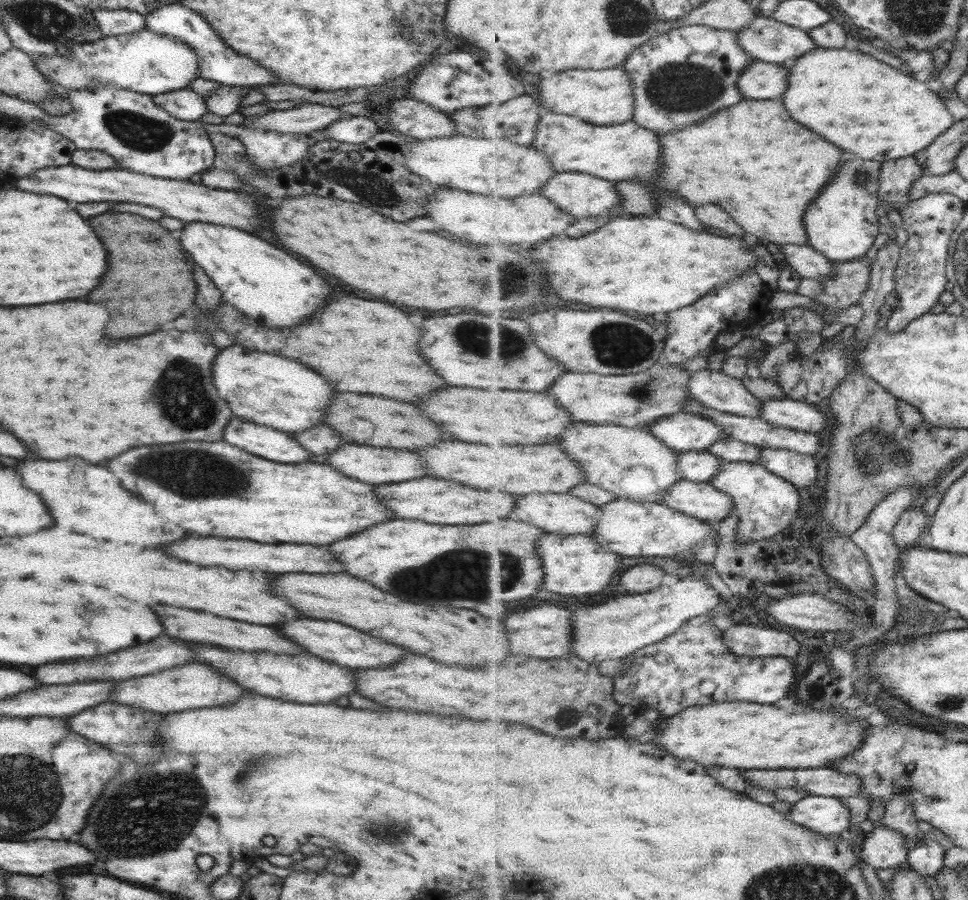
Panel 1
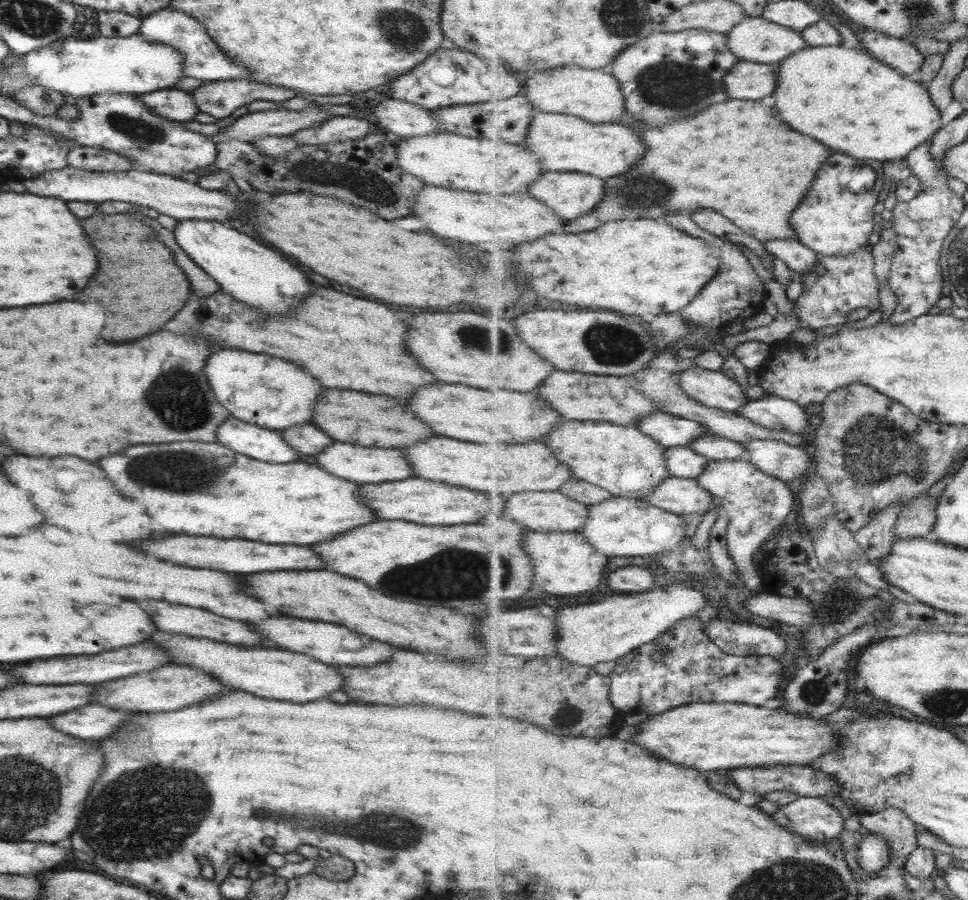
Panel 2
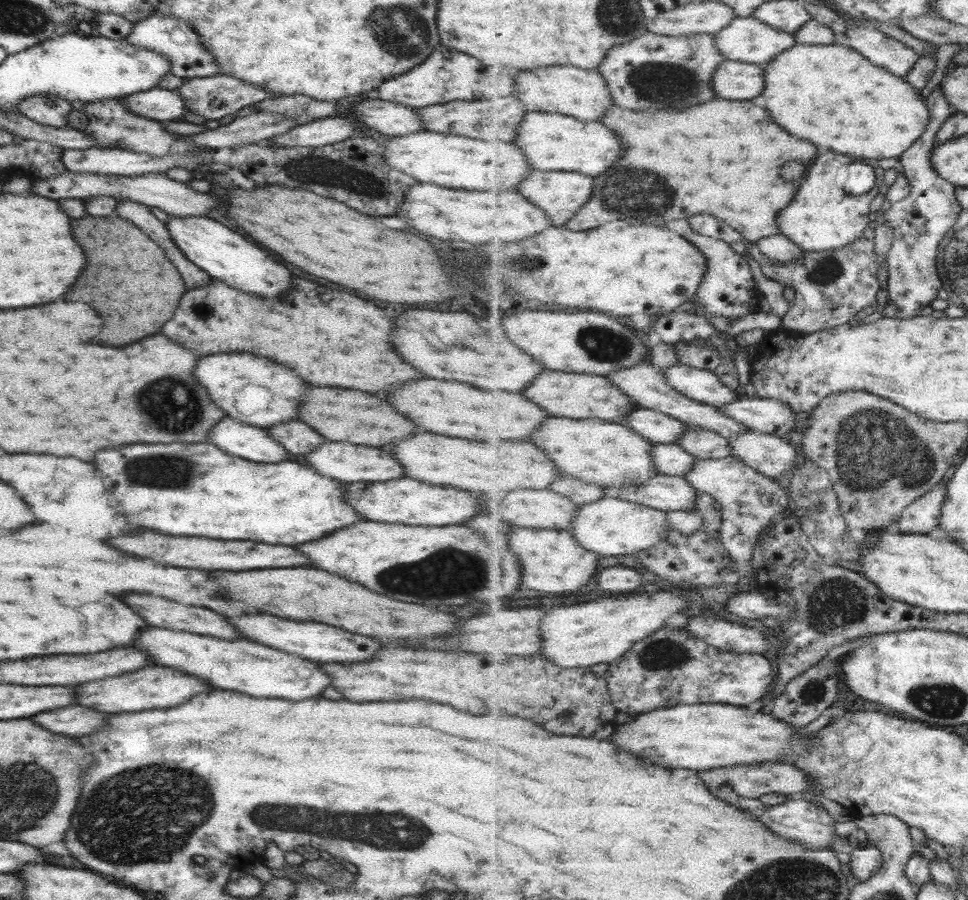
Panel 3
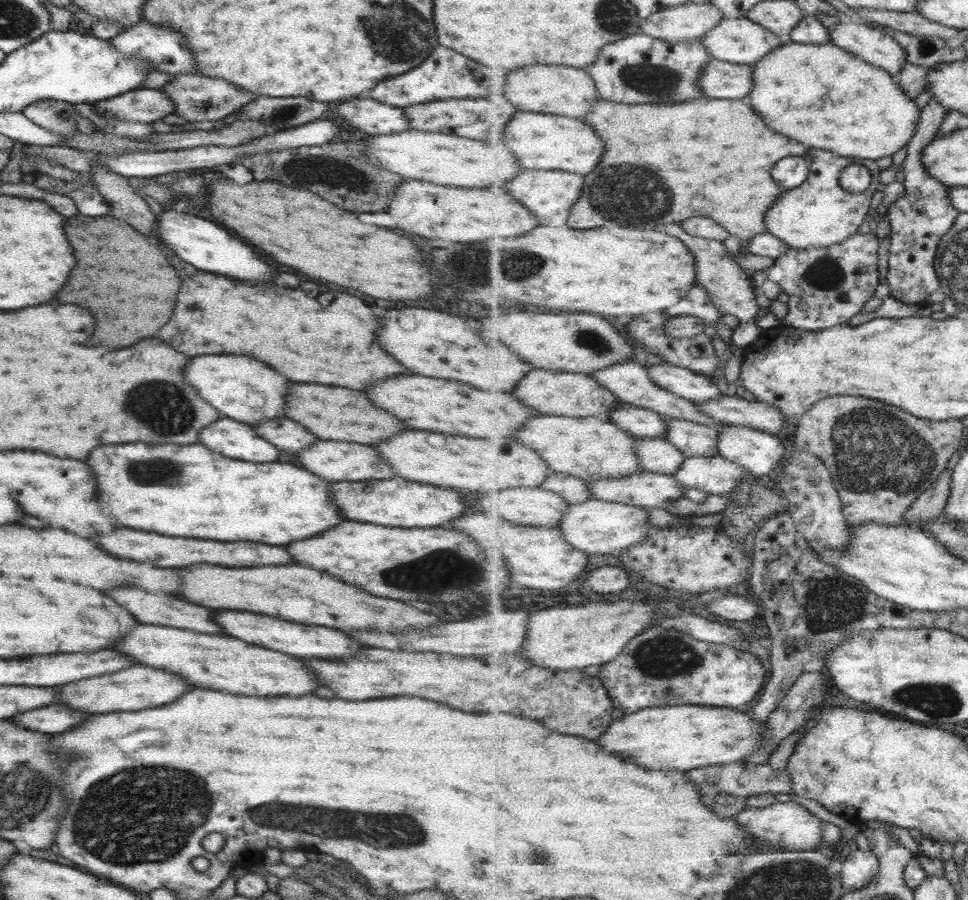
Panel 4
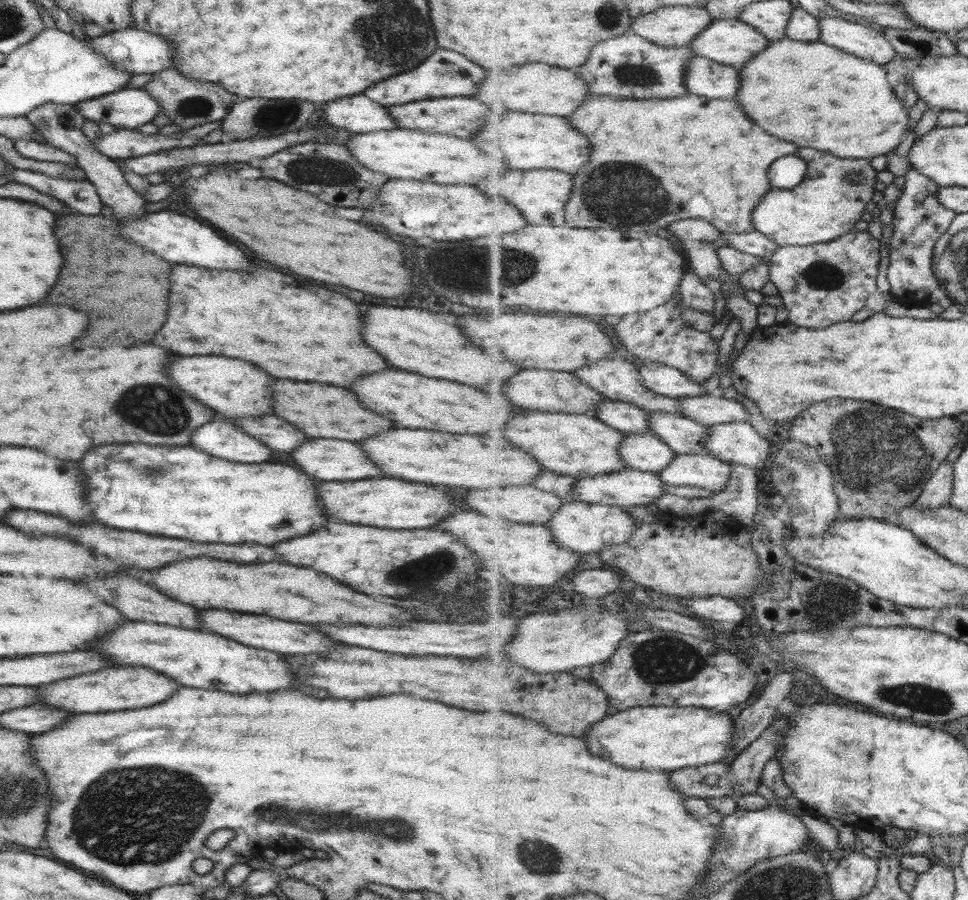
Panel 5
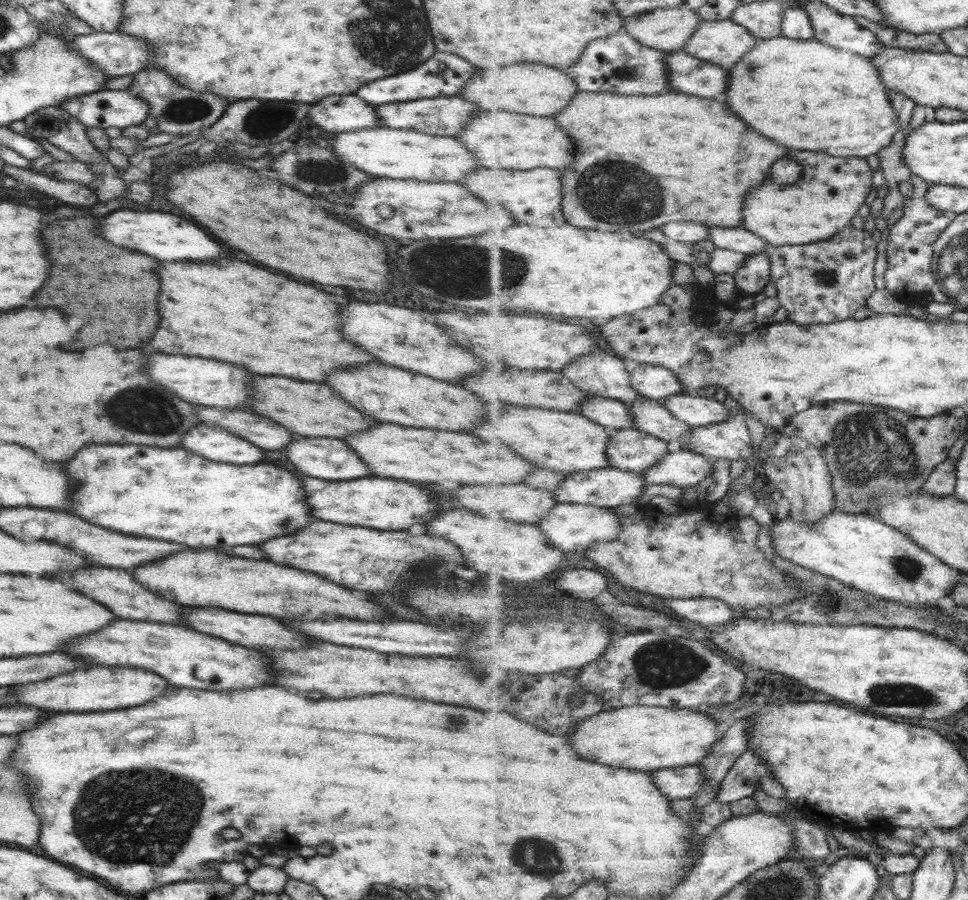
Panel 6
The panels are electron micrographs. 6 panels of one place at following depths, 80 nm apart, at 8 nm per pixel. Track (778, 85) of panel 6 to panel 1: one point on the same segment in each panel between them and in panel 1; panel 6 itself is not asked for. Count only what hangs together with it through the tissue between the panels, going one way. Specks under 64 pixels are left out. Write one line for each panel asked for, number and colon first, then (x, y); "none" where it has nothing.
1: (866, 106)
2: (826, 92)
3: (833, 96)
4: (822, 94)
5: (812, 94)

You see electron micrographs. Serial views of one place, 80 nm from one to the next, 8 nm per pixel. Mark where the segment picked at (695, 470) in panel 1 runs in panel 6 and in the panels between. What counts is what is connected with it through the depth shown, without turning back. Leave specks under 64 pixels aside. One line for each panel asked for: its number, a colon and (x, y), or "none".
2: (684, 462)
3: (672, 459)
4: (658, 455)
5: (645, 451)
6: (630, 449)

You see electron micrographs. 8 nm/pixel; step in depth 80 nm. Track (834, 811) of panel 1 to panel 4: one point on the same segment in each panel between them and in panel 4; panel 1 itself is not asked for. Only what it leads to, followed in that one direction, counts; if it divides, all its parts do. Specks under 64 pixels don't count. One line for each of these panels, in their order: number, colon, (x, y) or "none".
2: (812, 817)
3: (803, 822)
4: (786, 824)

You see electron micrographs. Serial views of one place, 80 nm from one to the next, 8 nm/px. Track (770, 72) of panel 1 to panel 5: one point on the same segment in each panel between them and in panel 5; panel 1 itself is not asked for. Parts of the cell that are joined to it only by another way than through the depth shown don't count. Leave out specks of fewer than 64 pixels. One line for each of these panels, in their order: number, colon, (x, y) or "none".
2: (750, 80)
3: (734, 80)
4: (722, 80)
5: (705, 77)

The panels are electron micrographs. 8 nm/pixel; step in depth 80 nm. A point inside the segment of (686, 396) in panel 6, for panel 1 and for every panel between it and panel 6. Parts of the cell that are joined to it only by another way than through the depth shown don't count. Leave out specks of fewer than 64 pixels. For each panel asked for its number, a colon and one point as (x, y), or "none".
1: (790, 413)
2: (777, 413)
3: (765, 415)
4: (733, 410)
5: (712, 409)

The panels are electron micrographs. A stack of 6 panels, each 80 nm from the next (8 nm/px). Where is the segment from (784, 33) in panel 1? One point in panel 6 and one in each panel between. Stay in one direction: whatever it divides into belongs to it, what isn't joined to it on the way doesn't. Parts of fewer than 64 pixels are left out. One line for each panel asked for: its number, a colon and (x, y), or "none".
2: (756, 39)
3: (749, 39)
4: (739, 40)
5: (729, 41)
6: (724, 42)

